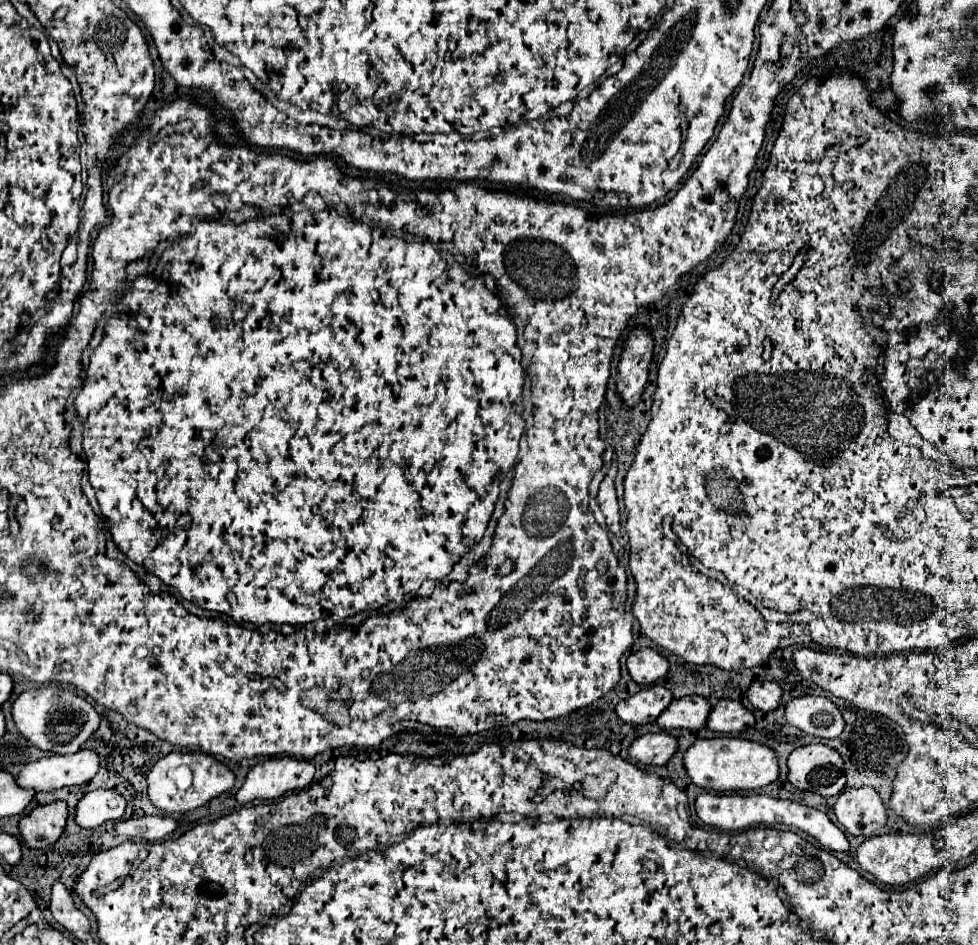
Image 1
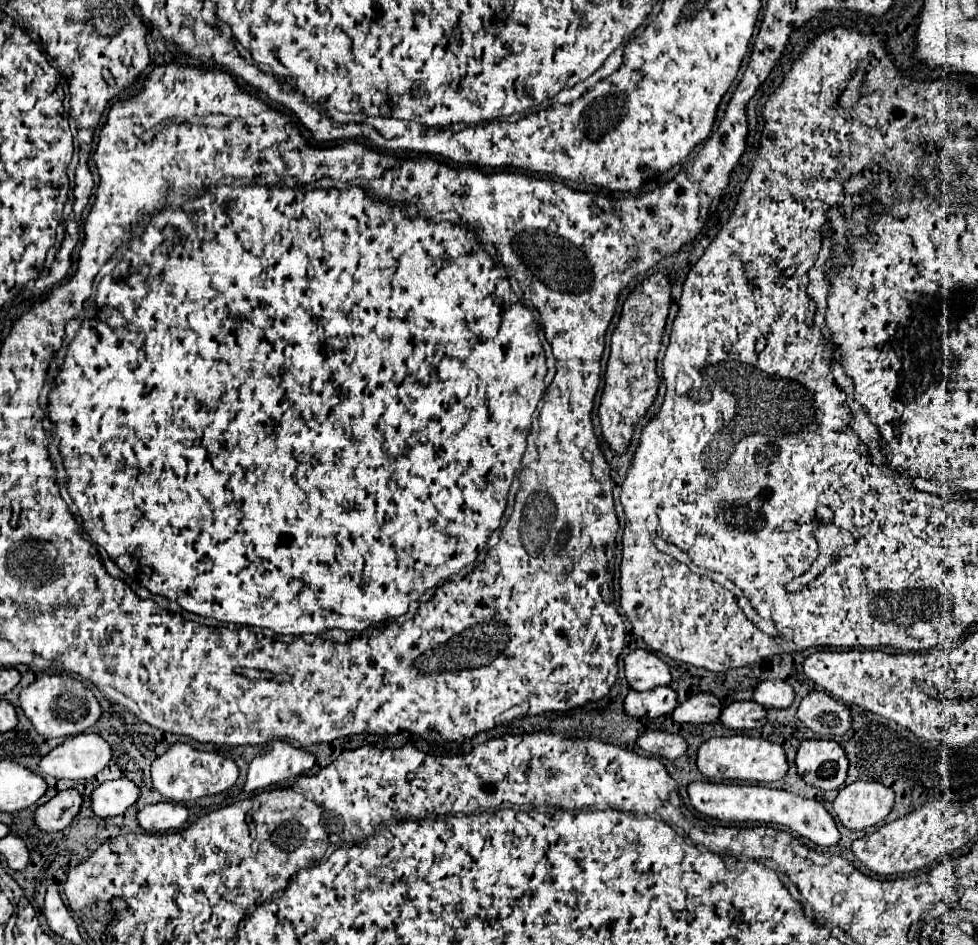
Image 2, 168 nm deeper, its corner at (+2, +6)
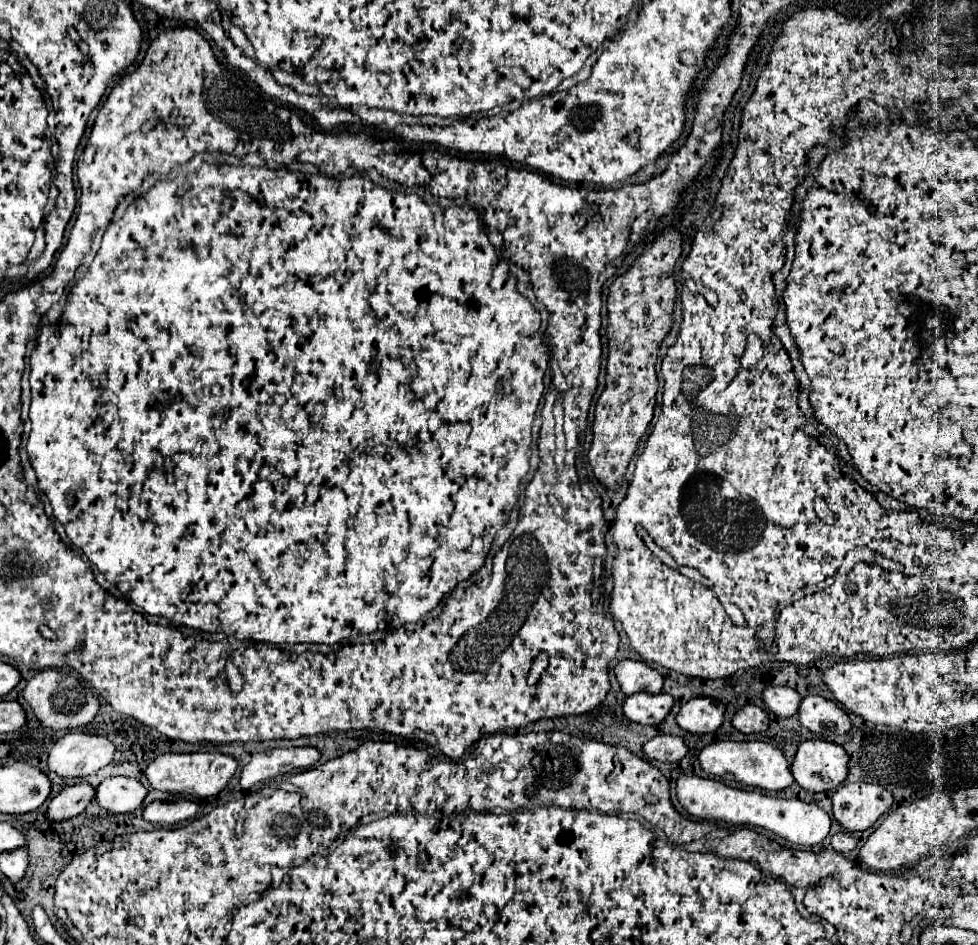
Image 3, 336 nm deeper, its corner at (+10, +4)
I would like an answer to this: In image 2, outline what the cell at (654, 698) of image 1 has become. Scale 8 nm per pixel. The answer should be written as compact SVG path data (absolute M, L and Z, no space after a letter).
M659 686L649 692L629 690L625 698L625 712L635 718L659 718L671 714L677 706L677 694L671 686Z

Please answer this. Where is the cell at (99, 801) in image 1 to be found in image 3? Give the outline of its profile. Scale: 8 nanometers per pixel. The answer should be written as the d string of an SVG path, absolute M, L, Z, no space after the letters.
M115 776L97 786L97 804L109 812L131 812L143 804L147 788L137 778Z

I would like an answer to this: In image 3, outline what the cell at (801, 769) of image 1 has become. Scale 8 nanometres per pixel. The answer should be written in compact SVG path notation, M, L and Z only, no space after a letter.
M805 740L791 764L795 782L809 792L837 788L849 772L849 754L829 740Z

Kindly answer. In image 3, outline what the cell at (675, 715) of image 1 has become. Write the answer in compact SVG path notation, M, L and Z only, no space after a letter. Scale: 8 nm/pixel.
M693 698L677 714L677 724L693 734L715 732L725 714L725 704L711 698Z

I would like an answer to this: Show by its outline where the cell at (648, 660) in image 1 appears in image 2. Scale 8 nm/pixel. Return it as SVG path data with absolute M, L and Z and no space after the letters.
M633 650L625 656L625 678L633 690L653 690L671 682L669 666L653 650Z

